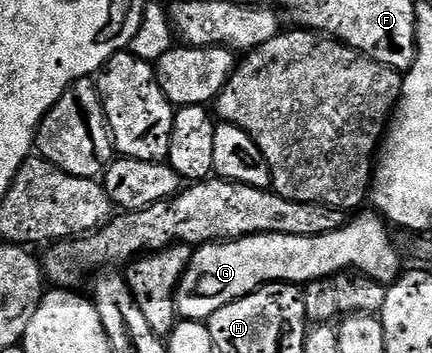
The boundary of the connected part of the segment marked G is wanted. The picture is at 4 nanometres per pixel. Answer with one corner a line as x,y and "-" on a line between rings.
363,210
348,219
333,234
320,236
244,236
241,240
224,240
195,248
193,258
175,291
175,310
184,320
206,322
221,306
256,292
265,284
286,282
306,285
308,280
326,280
337,272
354,270
372,276
377,282
392,285
405,265
391,241
392,229
383,216

